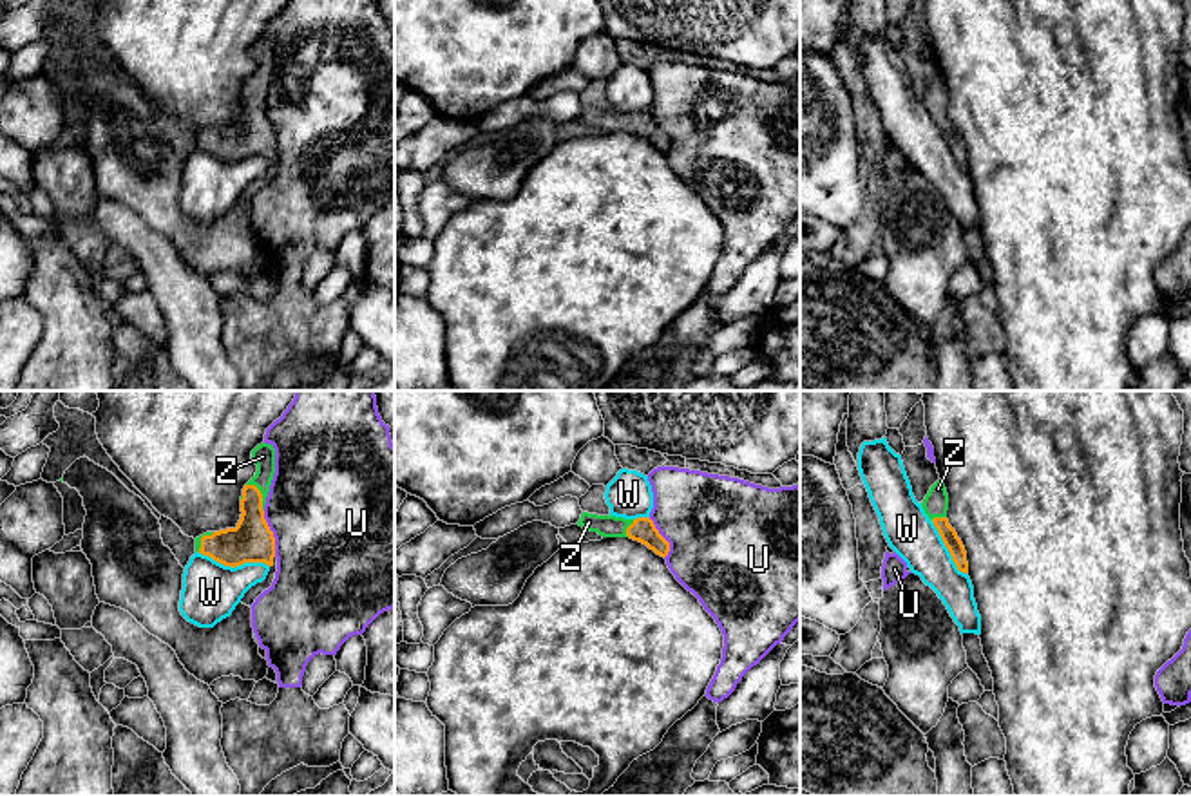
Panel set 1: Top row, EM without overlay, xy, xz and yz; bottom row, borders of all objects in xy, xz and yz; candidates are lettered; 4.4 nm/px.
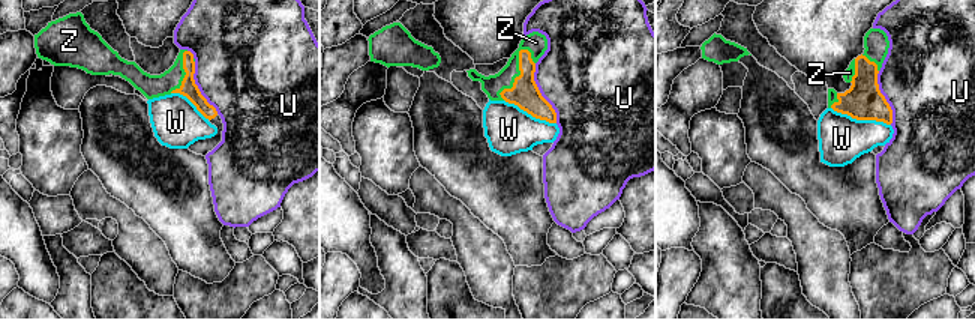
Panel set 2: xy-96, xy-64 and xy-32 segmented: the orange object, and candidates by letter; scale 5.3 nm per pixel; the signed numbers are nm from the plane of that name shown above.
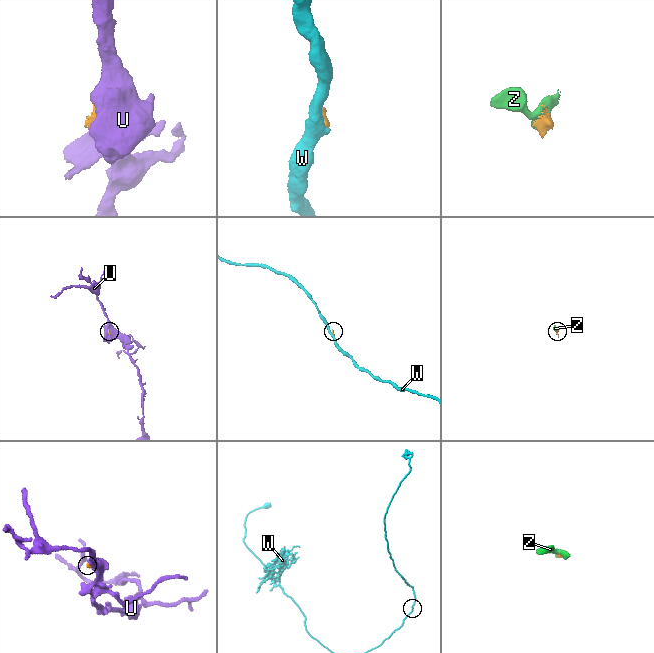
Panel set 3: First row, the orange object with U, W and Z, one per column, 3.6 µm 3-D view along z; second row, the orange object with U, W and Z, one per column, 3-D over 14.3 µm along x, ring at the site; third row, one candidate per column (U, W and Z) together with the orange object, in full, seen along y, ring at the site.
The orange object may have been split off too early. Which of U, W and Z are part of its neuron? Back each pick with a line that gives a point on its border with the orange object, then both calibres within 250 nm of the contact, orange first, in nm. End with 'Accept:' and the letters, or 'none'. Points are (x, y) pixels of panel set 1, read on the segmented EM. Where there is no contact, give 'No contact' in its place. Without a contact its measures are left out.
Z: Touches orange at xy (261, 494). Thickness 190 nm (orange) against 100 nm
Accept: Z

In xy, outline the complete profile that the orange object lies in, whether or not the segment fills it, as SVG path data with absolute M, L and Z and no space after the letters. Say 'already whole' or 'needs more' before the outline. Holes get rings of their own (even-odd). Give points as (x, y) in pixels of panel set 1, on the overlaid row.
needs more; M257 445L252 450L252 461L257 465L257 472L243 488L243 514L237 526L195 537L195 552L224 566L235 568L244 563L264 563L270 566L266 579L252 586L241 599L250 608L272 586L277 572L275 537L264 519L264 505L275 474L273 445Z

